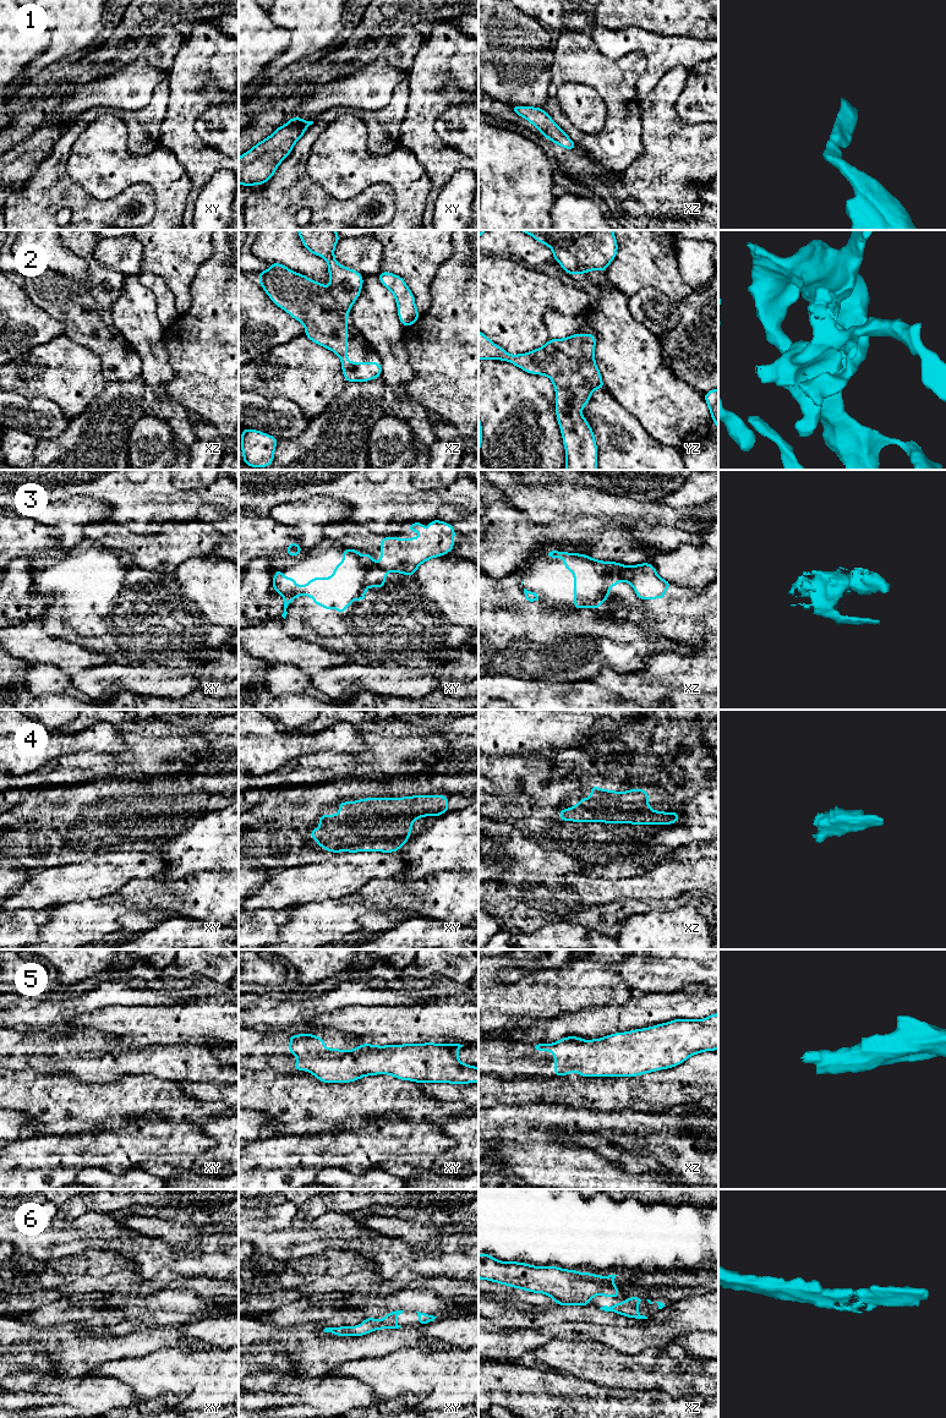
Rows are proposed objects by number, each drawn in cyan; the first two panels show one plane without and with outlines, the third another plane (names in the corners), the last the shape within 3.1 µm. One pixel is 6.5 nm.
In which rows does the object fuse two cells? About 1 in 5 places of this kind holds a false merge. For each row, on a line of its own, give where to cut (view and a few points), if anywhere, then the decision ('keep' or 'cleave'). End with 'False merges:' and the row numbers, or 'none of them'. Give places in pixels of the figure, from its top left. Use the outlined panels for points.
1: no cut | keep
2: no cut | keep
3: xz (625, 567), (622, 579) | cleave
4: no cut | keep
5: no cut | keep
6: no cut | keep
False merges: 3

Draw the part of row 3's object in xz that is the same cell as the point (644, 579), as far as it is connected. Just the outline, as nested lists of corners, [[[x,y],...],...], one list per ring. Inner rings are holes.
[[[642,563],[633,566],[625,566],[623,570],[623,580],[633,586],[639,599],[665,598],[665,591],[672,587],[668,582],[660,577],[652,564]]]

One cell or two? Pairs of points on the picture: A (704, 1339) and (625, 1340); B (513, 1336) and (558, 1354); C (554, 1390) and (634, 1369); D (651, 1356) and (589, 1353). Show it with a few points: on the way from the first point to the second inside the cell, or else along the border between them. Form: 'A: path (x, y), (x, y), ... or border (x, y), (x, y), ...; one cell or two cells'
A: border (700, 1331), (683, 1332), (668, 1341); two cells
B: border (568, 1340), (551, 1339), (534, 1352); two cells
C: border (564, 1370), (599, 1384), (619, 1388); two cells
D: path (635, 1363), (605, 1363); one cell

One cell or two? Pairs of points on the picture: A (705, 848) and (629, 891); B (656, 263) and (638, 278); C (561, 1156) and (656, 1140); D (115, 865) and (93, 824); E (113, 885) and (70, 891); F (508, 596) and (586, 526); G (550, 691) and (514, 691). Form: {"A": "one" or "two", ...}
{"A": "two", "B": "one", "C": "one", "D": "two", "E": "one", "F": "two", "G": "one"}

